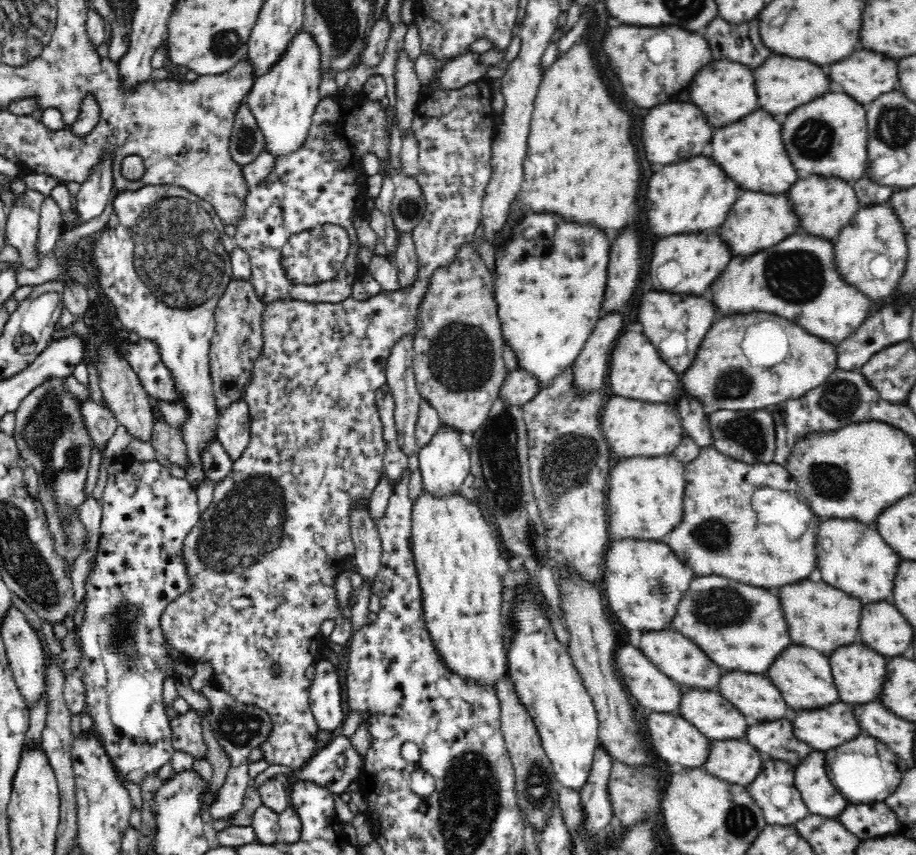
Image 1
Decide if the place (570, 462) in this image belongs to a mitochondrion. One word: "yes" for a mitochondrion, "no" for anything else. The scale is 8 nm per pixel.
yes

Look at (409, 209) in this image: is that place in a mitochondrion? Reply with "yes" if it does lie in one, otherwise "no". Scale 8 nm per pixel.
yes

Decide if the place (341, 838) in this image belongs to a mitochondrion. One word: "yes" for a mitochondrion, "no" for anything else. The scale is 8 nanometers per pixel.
no

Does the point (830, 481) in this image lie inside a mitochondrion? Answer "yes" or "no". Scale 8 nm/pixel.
yes

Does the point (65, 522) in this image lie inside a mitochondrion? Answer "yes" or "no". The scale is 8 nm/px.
yes

